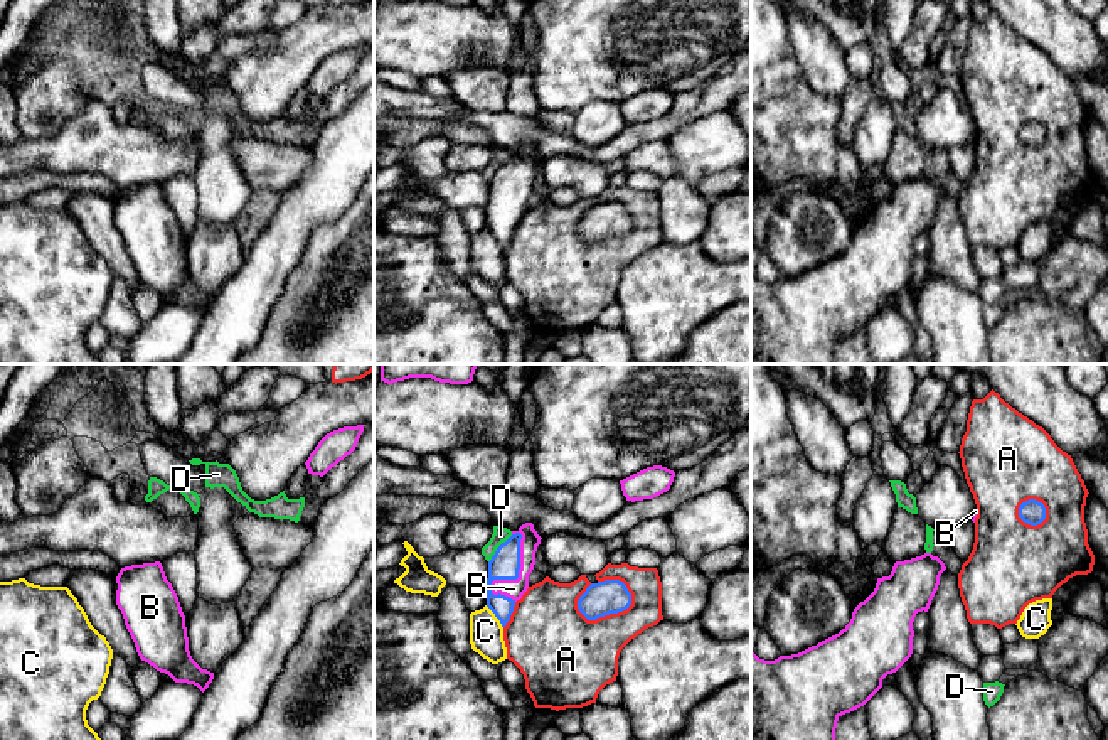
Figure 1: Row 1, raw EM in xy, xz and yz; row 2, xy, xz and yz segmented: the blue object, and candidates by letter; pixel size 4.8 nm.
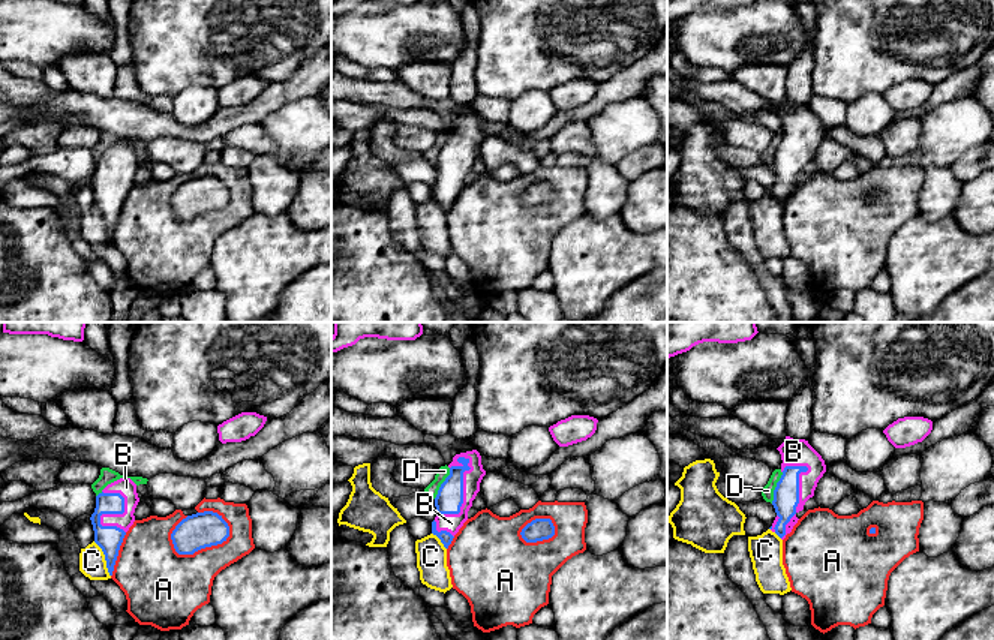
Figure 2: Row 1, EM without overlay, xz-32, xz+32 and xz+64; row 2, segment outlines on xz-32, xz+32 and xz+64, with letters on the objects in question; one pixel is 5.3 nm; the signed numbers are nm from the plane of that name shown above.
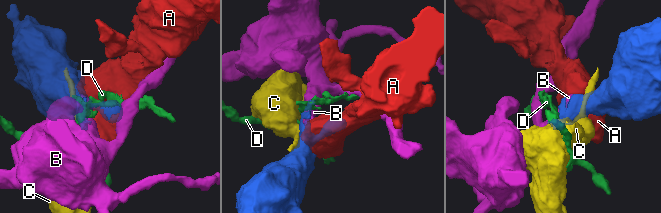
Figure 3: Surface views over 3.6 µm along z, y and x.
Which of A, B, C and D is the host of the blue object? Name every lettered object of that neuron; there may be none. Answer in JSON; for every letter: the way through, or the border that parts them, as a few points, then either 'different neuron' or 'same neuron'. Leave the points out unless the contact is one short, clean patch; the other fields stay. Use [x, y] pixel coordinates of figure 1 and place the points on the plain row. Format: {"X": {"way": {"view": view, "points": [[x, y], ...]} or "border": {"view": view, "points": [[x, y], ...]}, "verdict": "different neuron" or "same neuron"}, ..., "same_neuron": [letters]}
{"A": {"verdict": "different neuron"}, "B": {"verdict": "same neuron"}, "C": {"verdict": "different neuron"}, "D": {"border": {"view": "xz", "points": [[512, 157], [497, 171], [489, 184]]}, "verdict": "different neuron"}, "same_neuron": ["B"]}

